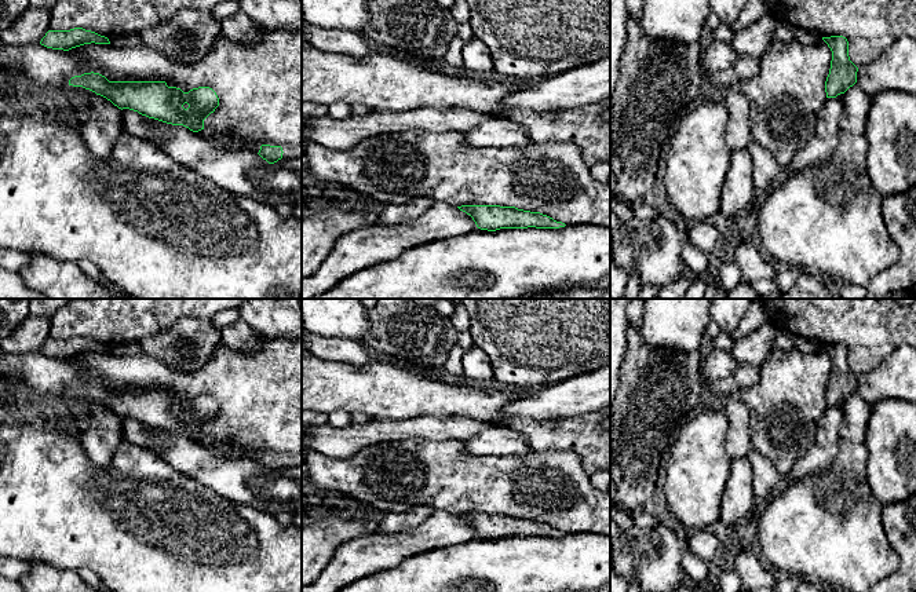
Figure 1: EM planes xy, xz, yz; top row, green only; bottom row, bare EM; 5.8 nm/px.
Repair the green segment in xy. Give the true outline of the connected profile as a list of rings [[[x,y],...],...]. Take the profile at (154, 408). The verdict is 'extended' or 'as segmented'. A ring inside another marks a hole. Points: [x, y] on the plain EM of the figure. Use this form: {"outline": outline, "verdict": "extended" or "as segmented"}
{"outline": [[[94,380],[72,385],[69,394],[90,398],[121,419],[129,417],[149,427],[183,434],[193,441],[204,438],[204,428],[219,414],[219,406],[209,395],[183,401],[165,390],[109,390]]], "verdict": "as segmented"}

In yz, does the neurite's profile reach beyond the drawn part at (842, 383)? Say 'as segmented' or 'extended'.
as segmented

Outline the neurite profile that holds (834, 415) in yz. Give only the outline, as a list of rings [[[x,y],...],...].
[[[844,402],[826,406],[822,420],[817,428],[815,442],[796,461],[791,471],[792,483],[829,465],[839,453],[839,427],[844,416]]]

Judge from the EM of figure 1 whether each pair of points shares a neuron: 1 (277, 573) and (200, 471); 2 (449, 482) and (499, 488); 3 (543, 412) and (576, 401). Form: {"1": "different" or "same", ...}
{"1": "different", "2": "same", "3": "same"}

